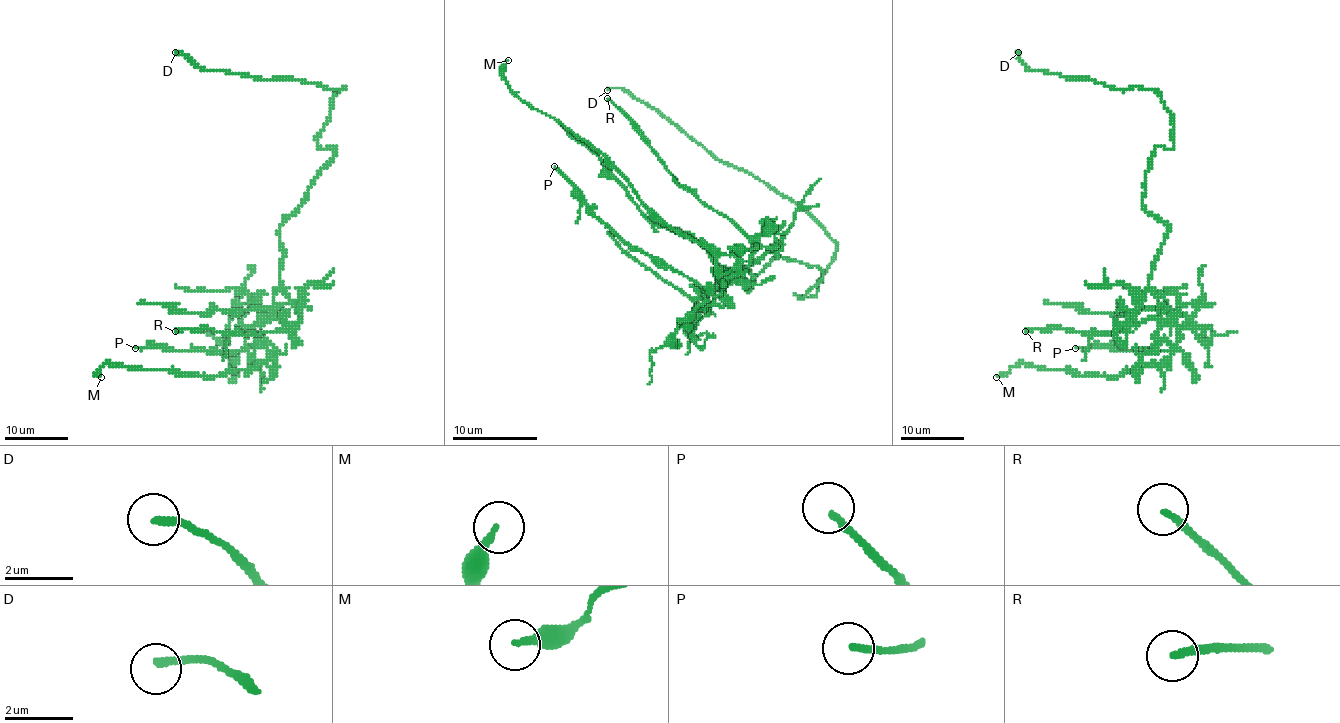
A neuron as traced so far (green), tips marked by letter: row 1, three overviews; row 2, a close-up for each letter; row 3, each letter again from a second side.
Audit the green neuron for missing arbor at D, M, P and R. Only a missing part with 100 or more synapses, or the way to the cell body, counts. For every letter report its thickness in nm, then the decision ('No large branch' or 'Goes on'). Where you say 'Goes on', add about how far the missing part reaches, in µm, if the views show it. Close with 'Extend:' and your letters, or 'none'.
D: Thickness 240 nm. Goes on. Missing length about 40 µm
M: Thickness 280 nm. No large branch
P: Thickness 190 nm. No large branch
R: Thickness 220 nm. No large branch
Extend: D

